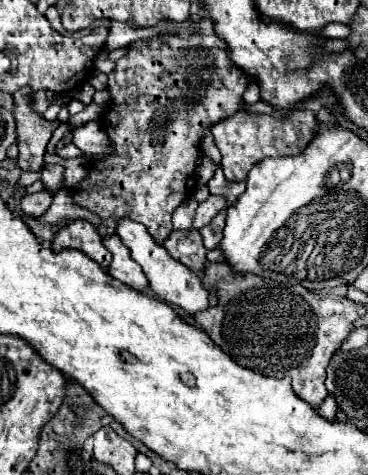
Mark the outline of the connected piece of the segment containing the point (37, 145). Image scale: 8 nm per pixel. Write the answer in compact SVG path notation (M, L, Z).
M30 89L16 91L14 101L14 117L18 123L18 165L22 169L42 169L44 167L44 151L52 131L60 125L60 121L46 121L38 113L30 109Z

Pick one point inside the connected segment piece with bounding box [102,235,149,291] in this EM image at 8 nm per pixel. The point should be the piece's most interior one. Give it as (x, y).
(124, 268)

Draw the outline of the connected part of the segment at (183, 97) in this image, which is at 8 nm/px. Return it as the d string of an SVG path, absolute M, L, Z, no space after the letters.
M194 33L190 37L180 37L180 35L158 35L158 37L152 37L148 41L142 41L142 43L132 43L126 47L126 55L122 59L116 61L116 67L108 73L108 93L112 95L112 103L108 105L108 109L104 111L102 115L102 121L104 121L104 127L106 127L106 133L114 145L114 155L104 159L104 161L93 162L89 165L88 177L86 177L86 191L84 191L84 181L74 187L74 201L80 205L80 207L86 207L94 213L98 213L102 217L102 227L100 227L100 233L114 233L116 231L116 219L122 219L122 217L128 217L132 221L140 221L142 225L148 227L148 233L156 239L156 243L162 245L162 241L170 235L172 231L172 211L194 191L194 169L198 165L198 159L202 155L200 151L200 141L204 137L204 129L212 125L212 121L220 121L221 119L235 114L240 105L242 105L242 95L246 91L246 87L250 85L250 77L238 69L234 65L234 61L230 59L230 53L228 53L228 45L224 39L218 39L218 35L204 35L204 33Z

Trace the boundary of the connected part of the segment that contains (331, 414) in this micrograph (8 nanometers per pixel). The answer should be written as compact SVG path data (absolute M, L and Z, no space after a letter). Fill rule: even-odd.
M328 395L328 397L324 399L324 403L320 405L318 415L320 415L320 417L324 417L324 419L328 419L328 421L336 421L336 411L338 411L336 401L334 401L334 399Z

